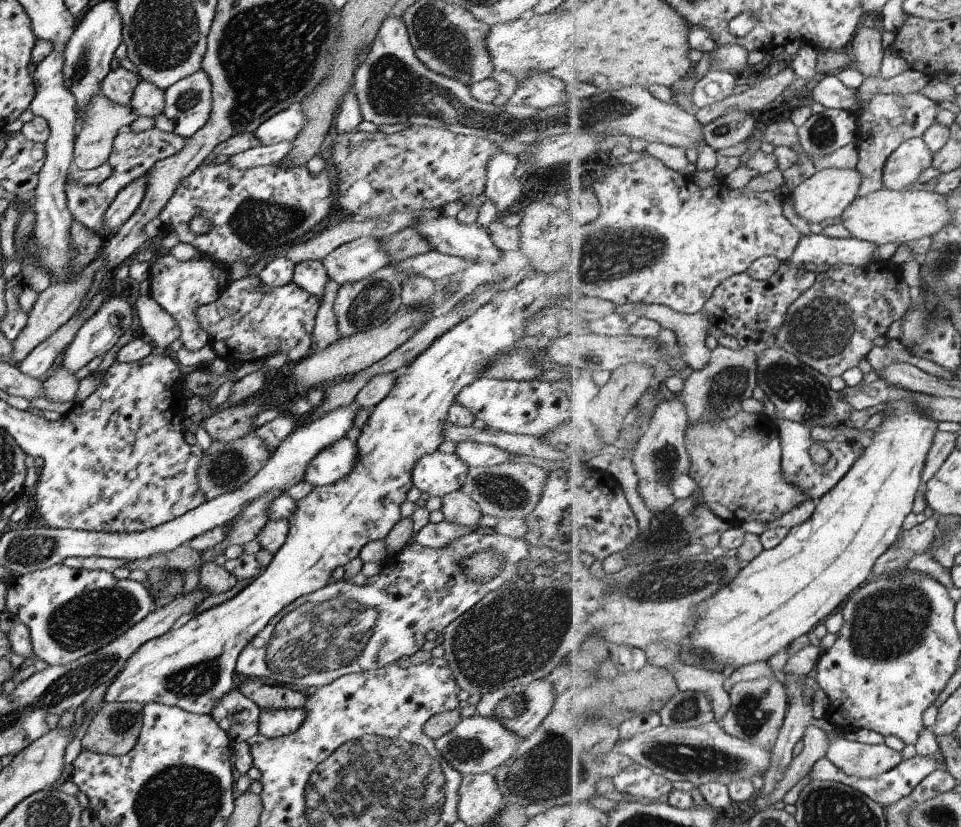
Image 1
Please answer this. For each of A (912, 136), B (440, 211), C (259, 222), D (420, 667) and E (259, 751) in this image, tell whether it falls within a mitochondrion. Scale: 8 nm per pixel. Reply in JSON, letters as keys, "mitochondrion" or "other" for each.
{"A":"other","B":"other","C":"mitochondrion","D":"other","E":"other"}

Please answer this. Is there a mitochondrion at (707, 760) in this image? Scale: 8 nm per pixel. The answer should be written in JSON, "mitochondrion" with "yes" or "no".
{"mitochondrion":"yes"}

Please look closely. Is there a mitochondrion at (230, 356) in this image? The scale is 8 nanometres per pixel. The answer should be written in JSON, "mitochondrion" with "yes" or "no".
{"mitochondrion":"no"}

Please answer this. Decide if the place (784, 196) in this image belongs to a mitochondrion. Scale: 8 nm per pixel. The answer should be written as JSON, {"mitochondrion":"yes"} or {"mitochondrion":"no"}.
{"mitochondrion":"no"}

